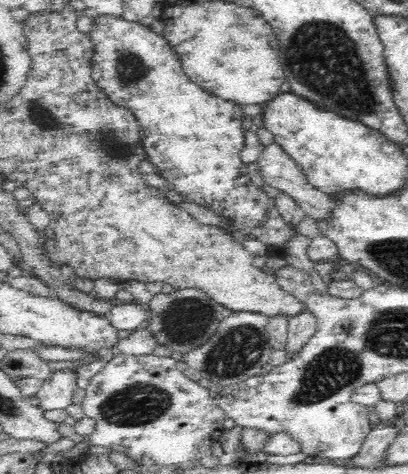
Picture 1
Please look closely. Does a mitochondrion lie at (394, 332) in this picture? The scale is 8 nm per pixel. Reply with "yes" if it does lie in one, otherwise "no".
yes

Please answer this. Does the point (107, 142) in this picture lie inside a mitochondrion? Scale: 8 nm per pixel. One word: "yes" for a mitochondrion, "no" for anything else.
yes

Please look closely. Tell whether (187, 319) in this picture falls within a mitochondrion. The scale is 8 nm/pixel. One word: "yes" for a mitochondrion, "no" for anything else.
yes

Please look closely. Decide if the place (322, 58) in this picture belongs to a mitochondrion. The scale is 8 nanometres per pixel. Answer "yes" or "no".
yes

